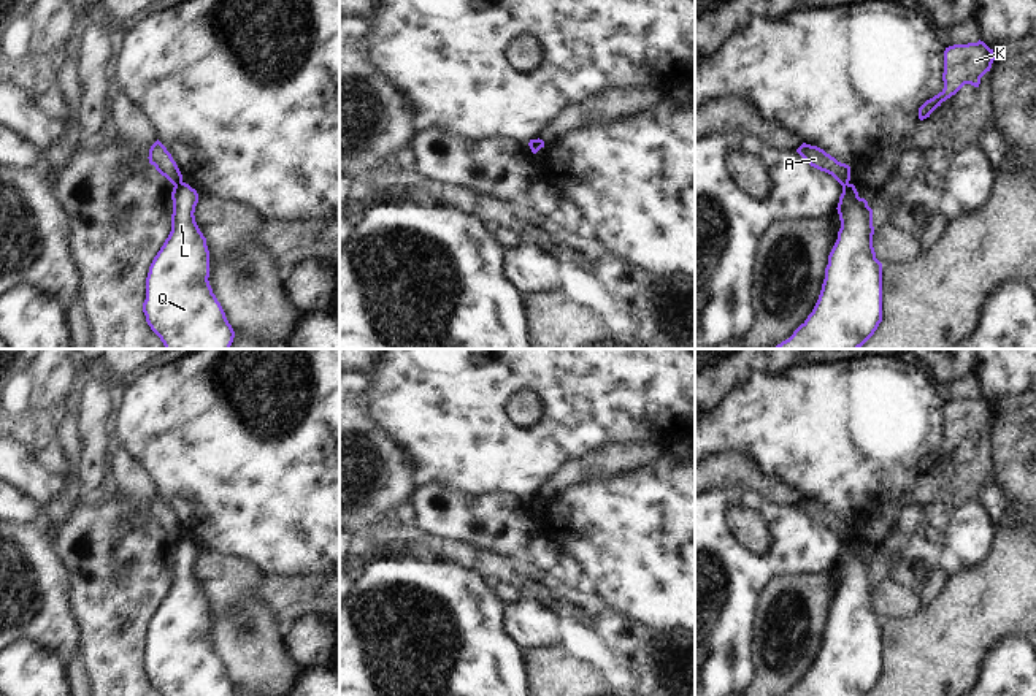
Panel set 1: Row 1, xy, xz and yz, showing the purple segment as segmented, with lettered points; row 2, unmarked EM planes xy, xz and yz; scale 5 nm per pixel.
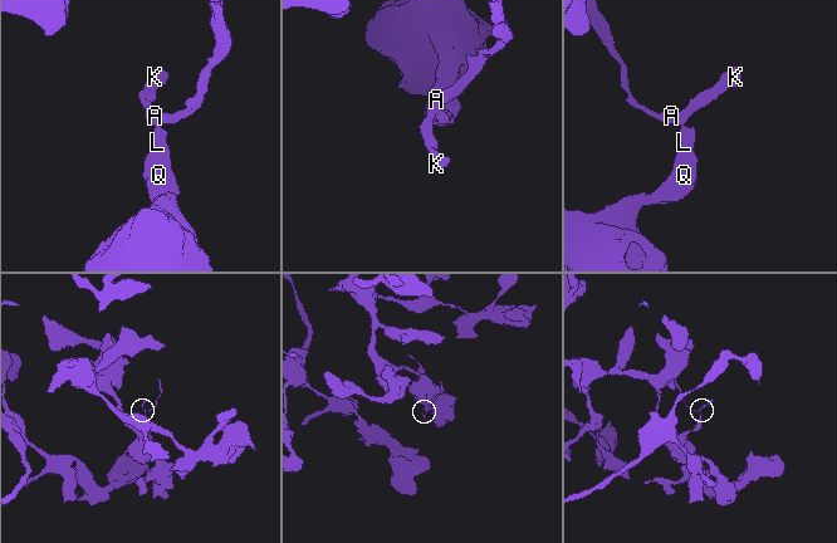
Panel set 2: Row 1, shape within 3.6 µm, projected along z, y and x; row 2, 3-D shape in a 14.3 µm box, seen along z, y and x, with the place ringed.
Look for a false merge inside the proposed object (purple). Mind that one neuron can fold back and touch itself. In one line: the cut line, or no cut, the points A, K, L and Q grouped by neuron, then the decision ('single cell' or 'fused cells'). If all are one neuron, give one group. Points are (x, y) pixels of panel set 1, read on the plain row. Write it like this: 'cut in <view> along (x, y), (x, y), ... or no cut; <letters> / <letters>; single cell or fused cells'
cut in xy along (181, 536), (173, 539); A K / L Q; fused cells

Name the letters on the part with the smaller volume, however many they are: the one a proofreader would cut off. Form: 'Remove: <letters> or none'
Remove: A, K.

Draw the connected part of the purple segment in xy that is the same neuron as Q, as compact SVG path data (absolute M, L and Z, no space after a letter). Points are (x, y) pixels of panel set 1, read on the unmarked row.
M186 537L171 547L171 587L154 612L146 633L143 667L160 696L233 696L235 686L209 641L209 606L195 577L198 549Z

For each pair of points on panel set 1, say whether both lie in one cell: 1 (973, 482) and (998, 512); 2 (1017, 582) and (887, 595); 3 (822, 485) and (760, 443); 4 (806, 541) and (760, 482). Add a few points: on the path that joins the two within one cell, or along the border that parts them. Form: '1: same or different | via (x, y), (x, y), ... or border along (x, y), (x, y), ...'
1: different | border along (997, 484), (987, 485), (976, 497)
2: different | border along (919, 609), (906, 617), (882, 619)
3: same | via (806, 470), (776, 443)
4: different | border along (743, 485), (759, 492), (773, 503), (795, 506)

